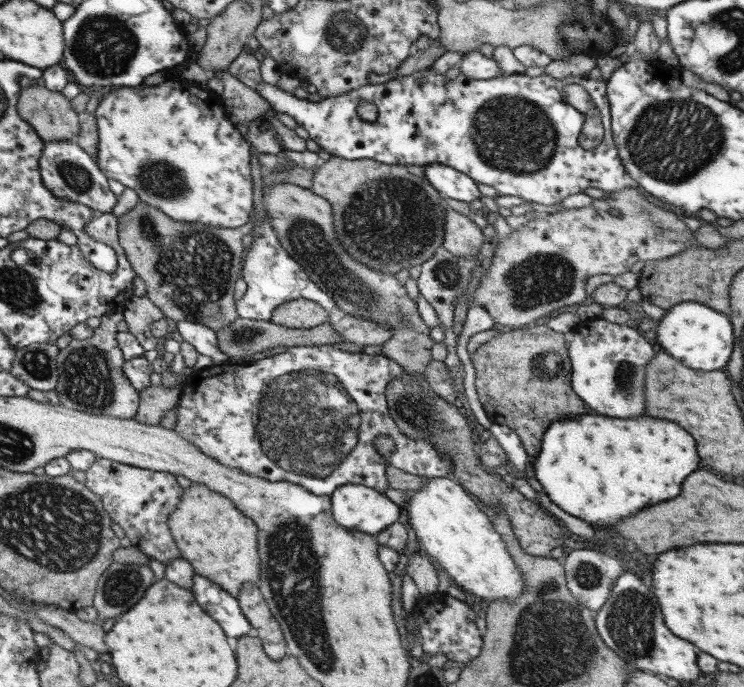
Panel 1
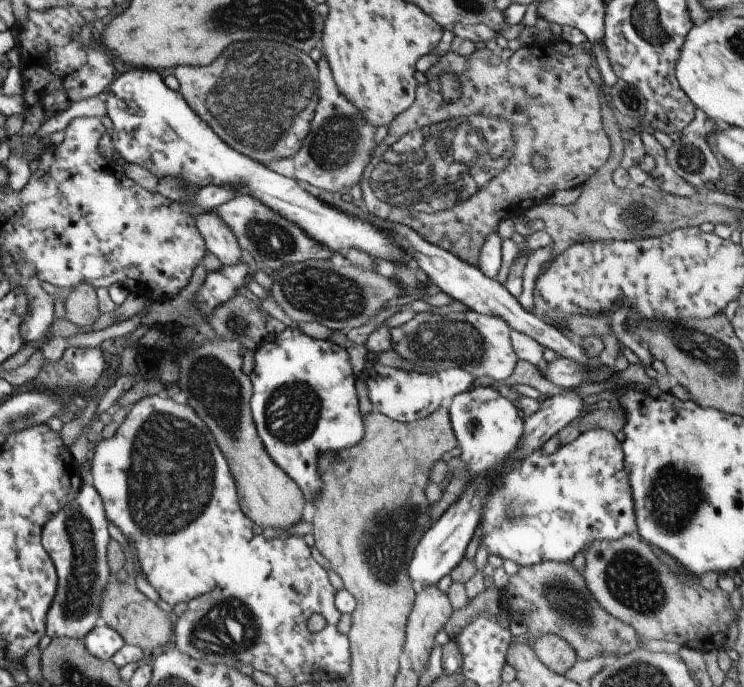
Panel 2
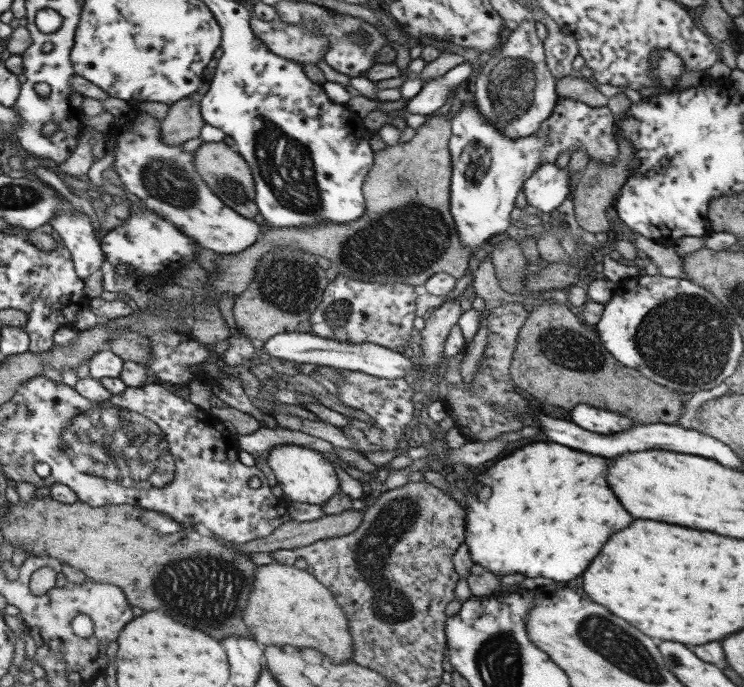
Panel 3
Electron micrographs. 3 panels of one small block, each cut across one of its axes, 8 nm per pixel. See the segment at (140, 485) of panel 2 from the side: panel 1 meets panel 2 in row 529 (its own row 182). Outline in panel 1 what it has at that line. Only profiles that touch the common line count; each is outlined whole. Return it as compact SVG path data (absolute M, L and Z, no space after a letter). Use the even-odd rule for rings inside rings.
M163 80L158 86L142 84L108 92L95 111L98 132L99 169L125 188L132 188L140 202L162 210L182 222L202 222L215 228L236 229L250 220L253 211L250 146L230 122L220 96L203 92L186 80Z

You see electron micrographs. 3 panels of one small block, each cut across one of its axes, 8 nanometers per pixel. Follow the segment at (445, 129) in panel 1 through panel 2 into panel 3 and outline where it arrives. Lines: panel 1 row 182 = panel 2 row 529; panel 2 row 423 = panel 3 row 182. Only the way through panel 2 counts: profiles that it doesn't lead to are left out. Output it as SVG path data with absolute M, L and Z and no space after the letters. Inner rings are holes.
M473 99L465 103L450 120L452 136L449 149L452 163L450 185L450 212L456 222L460 242L472 252L489 242L490 238L502 234L514 221L510 212L514 210L518 191L524 181L544 163L556 162L556 157L566 151L586 149L589 159L600 159L612 165L620 148L614 141L615 118L608 106L592 108L574 99L555 104L552 114L532 136L510 138L496 126L486 122L476 110Z

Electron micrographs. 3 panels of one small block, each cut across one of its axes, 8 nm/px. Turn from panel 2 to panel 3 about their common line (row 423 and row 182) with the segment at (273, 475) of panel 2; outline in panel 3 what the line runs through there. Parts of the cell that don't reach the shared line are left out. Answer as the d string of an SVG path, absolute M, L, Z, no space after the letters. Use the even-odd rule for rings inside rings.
M205 142L194 151L194 166L202 180L208 184L208 188L222 198L222 202L238 211L238 214L246 218L253 219L259 214L256 202L256 188L254 178L248 163L242 158L242 155L233 147L220 142Z

